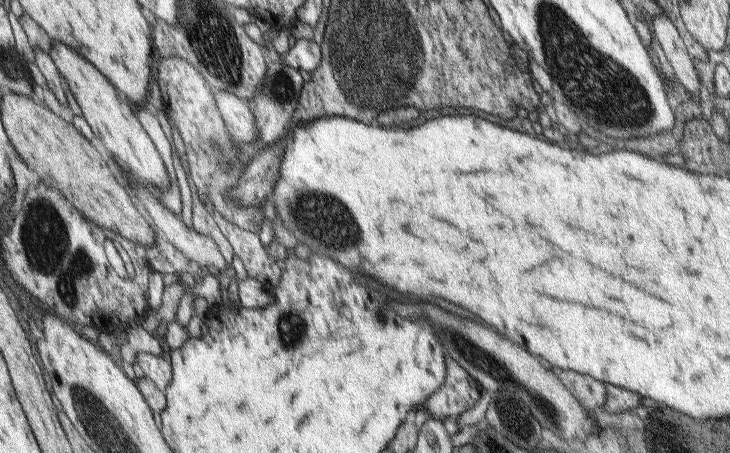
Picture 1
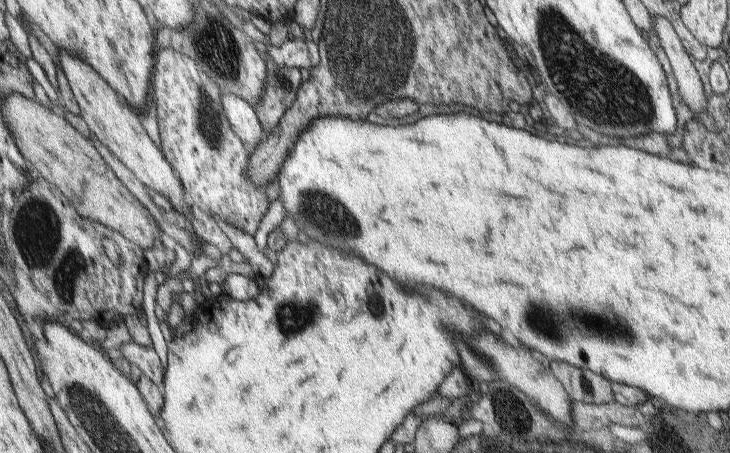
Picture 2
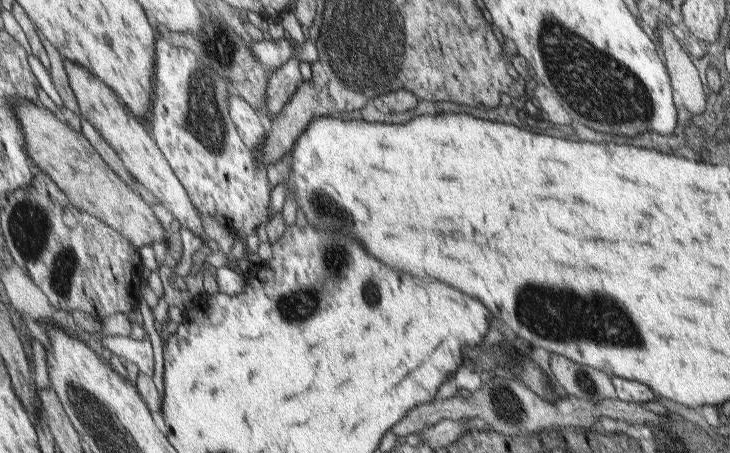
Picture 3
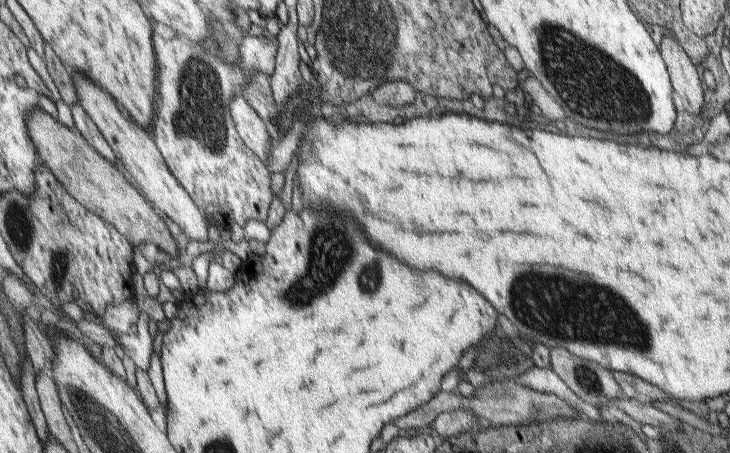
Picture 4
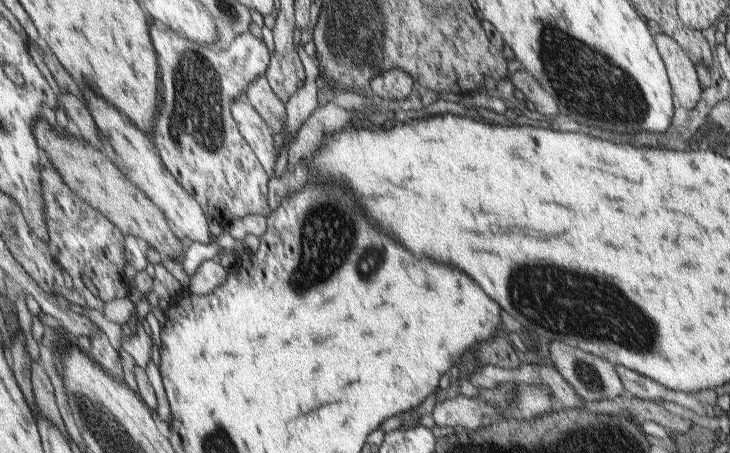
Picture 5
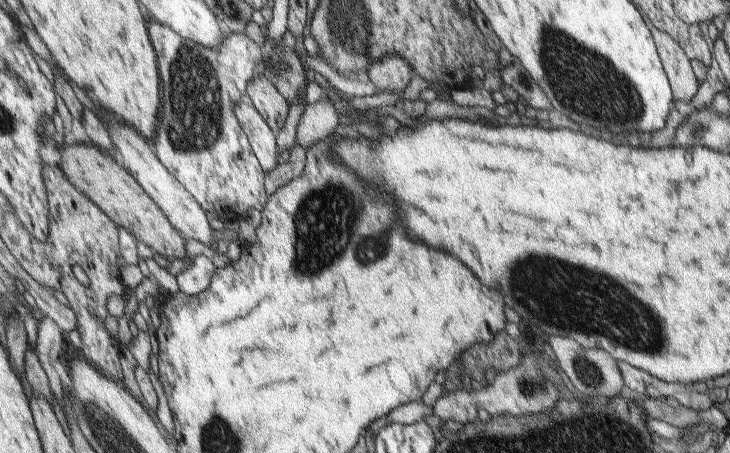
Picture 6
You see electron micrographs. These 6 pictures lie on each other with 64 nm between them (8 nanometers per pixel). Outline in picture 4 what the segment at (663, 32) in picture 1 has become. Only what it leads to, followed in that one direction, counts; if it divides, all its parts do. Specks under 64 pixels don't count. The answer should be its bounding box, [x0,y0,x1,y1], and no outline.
[660,36,705,115]

